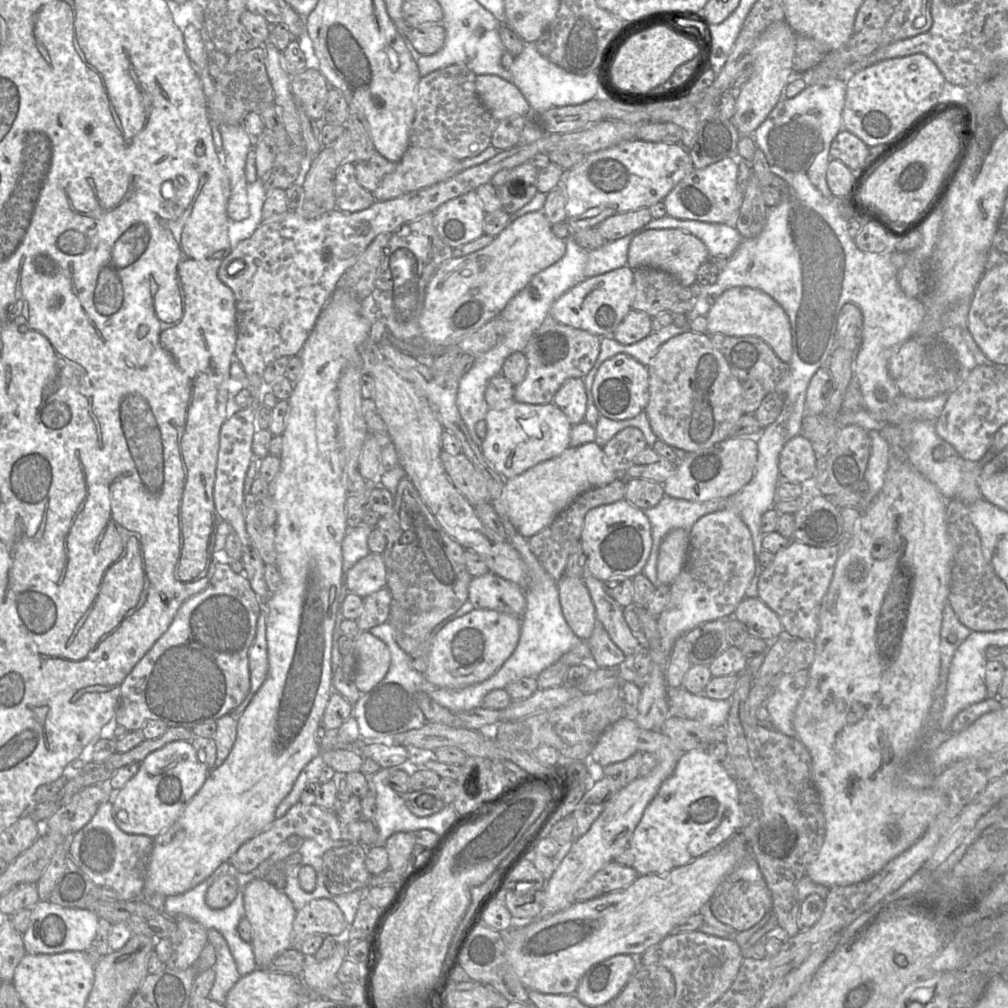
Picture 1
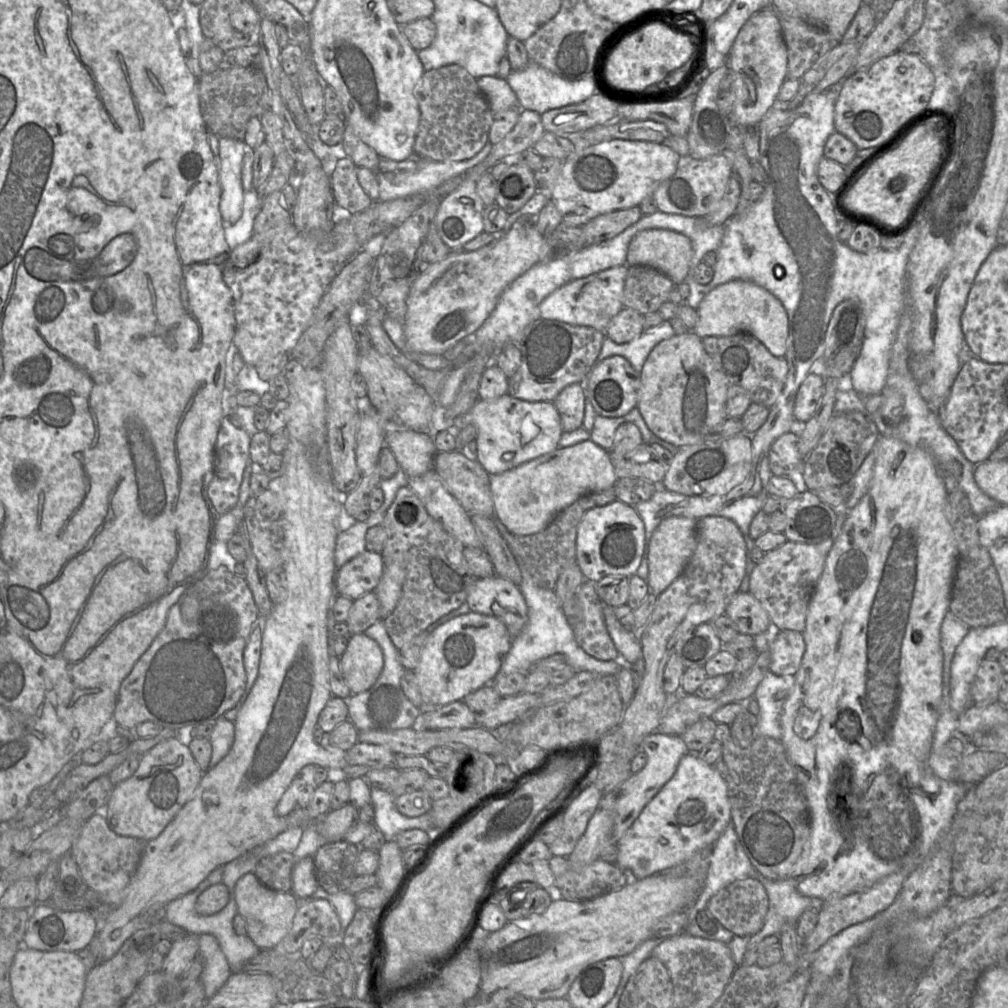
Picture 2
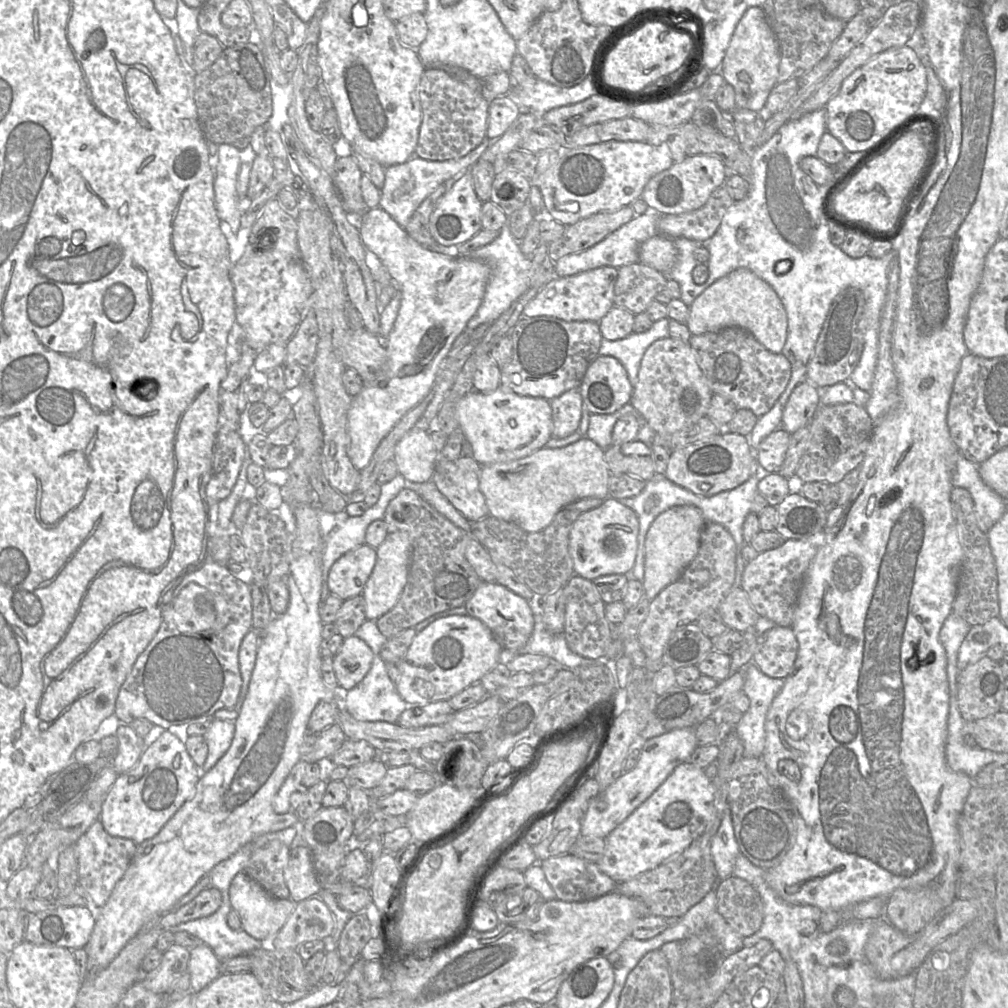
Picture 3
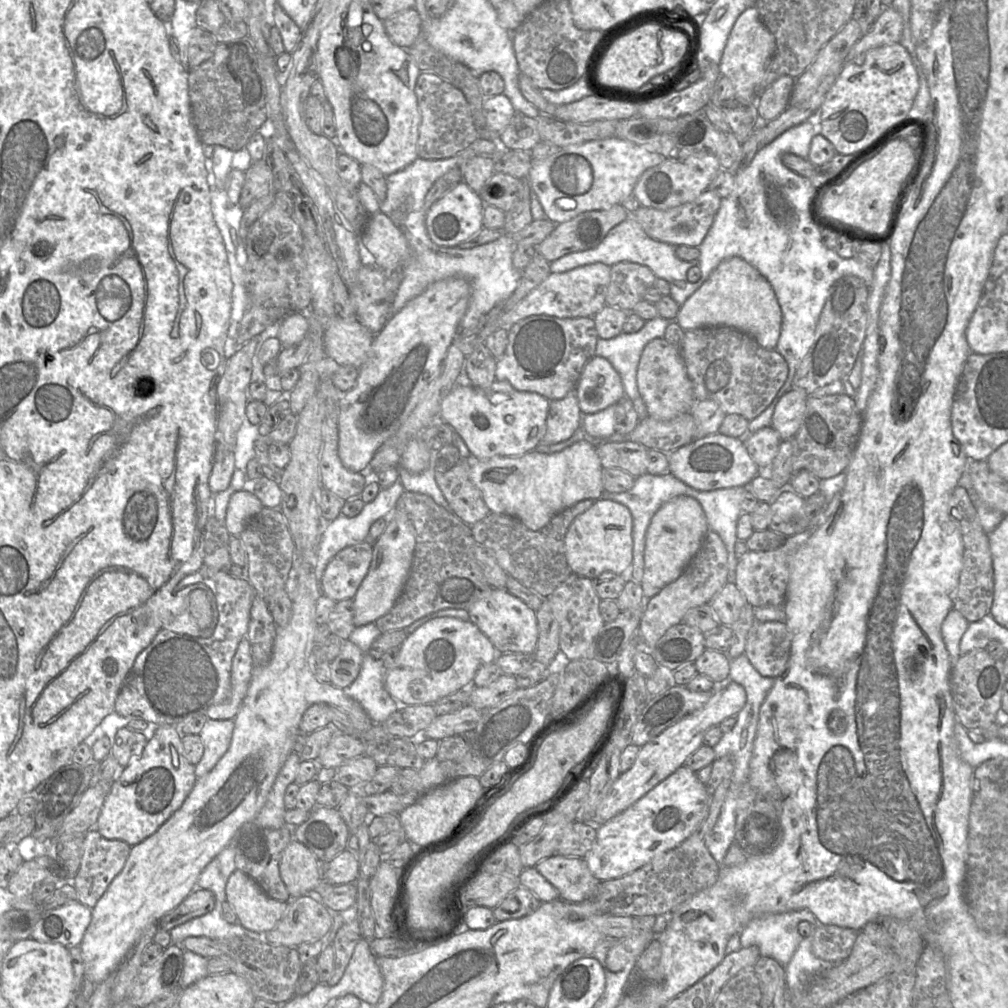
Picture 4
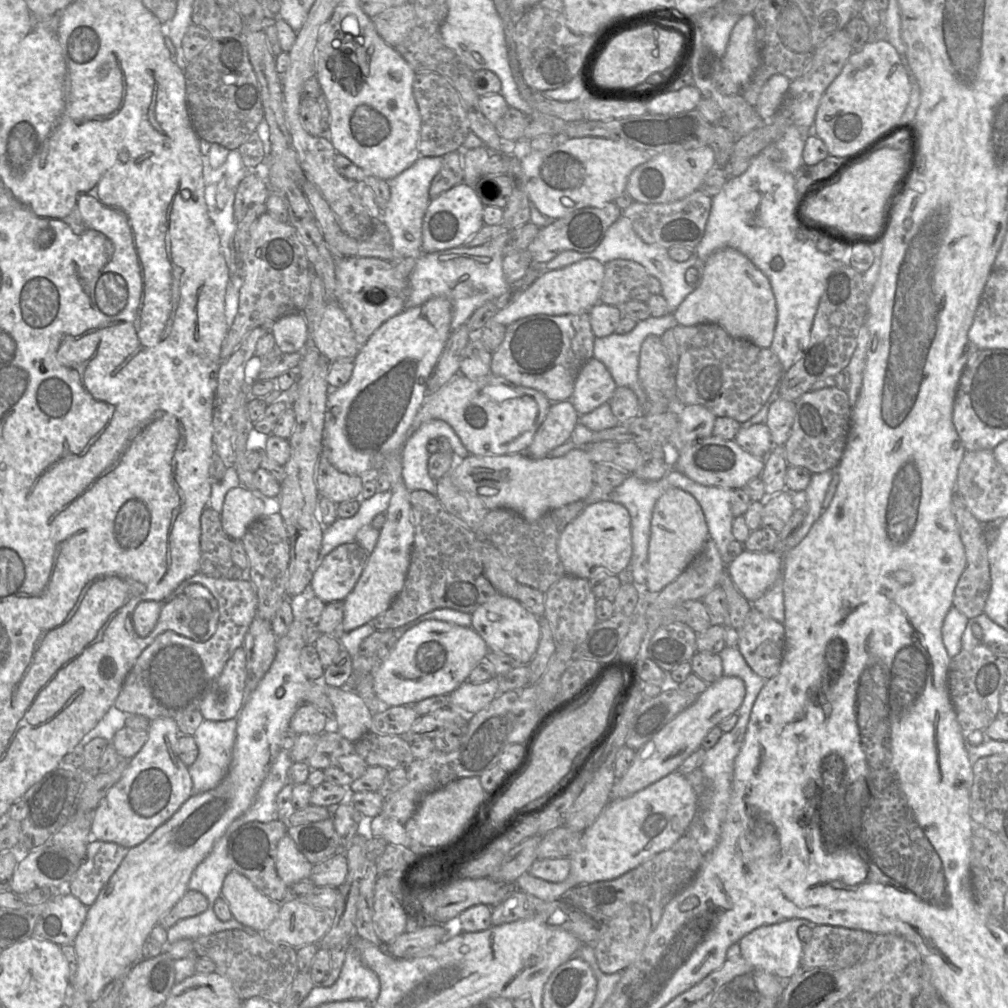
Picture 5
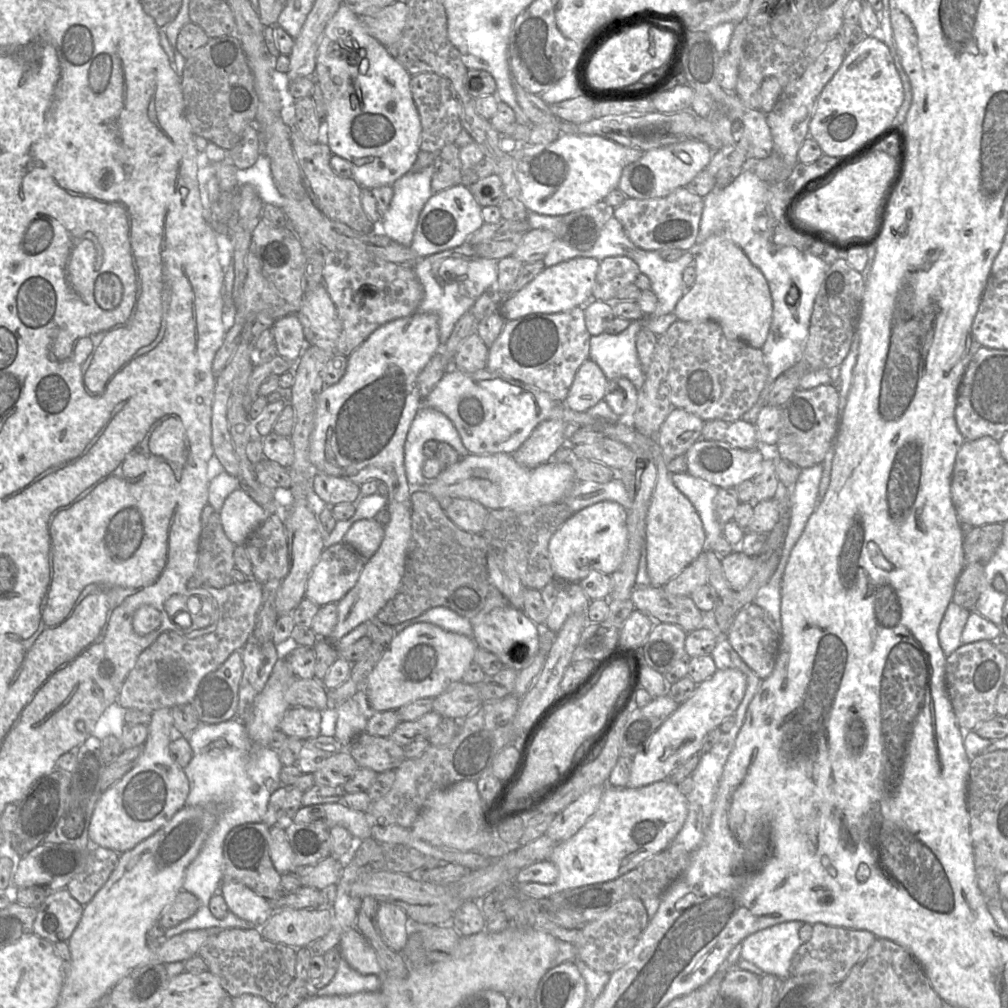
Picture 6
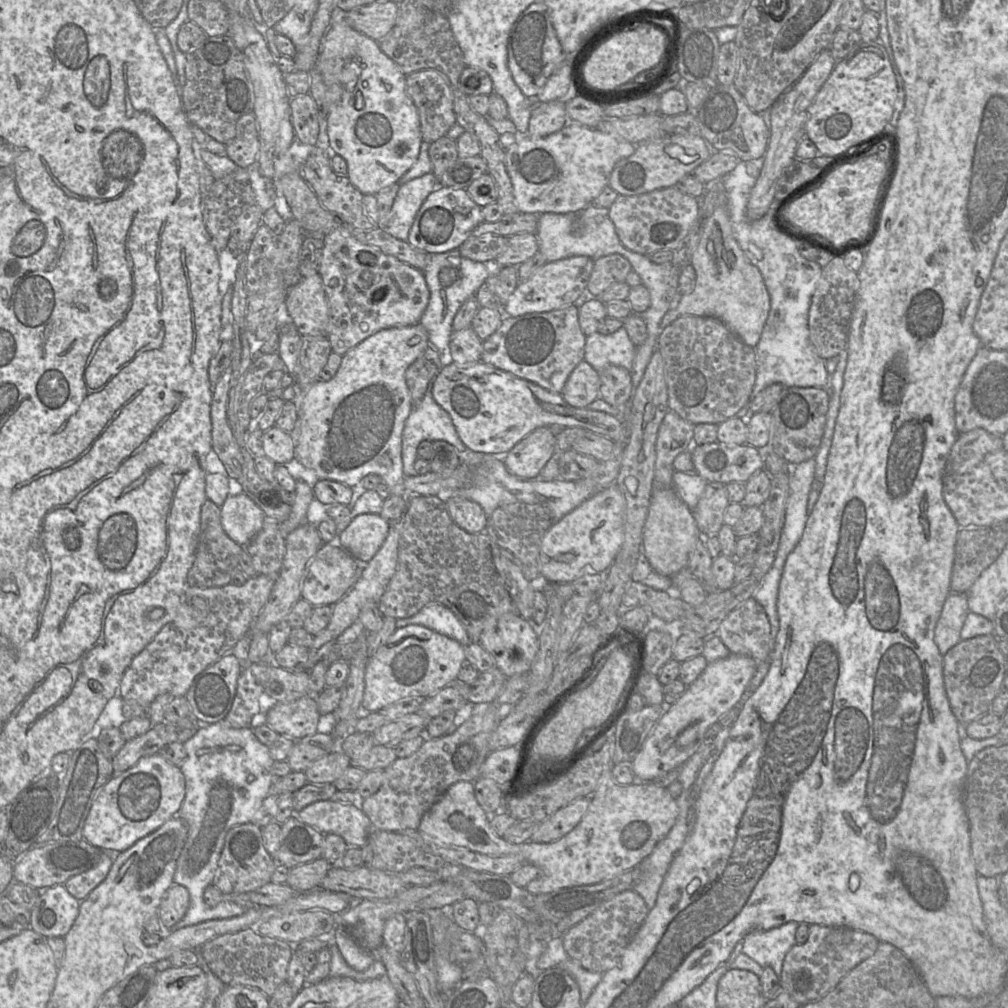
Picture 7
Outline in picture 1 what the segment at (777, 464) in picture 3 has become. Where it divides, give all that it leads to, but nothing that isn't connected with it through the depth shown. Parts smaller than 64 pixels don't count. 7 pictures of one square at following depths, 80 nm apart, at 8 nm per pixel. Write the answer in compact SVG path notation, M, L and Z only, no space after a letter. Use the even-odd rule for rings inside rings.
M797 435L785 444L779 456L781 477L801 484L815 477L816 468L816 454L805 437Z

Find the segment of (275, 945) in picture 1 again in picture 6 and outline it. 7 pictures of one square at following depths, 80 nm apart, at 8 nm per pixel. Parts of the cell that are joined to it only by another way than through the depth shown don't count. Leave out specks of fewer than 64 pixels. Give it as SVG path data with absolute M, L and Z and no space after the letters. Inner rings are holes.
M223 882L217 893L222 895L230 912L256 927L264 925L275 912L268 900L239 882Z

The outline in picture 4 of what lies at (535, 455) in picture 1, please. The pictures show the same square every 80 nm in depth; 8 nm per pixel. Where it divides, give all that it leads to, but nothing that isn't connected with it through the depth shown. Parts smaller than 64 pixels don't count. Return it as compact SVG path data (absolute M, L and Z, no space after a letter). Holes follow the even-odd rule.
M462 379L443 399L438 420L453 427L478 461L517 456L533 451L541 444L547 429L549 404L546 397L516 390L507 381L495 380L488 387L478 387Z

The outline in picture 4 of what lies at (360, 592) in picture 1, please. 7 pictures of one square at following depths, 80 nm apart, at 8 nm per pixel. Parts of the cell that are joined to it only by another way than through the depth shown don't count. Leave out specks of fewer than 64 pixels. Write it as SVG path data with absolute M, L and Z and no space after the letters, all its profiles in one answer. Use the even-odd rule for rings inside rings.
M373 543L348 546L330 560L320 581L323 595L336 602L354 598L369 571Z

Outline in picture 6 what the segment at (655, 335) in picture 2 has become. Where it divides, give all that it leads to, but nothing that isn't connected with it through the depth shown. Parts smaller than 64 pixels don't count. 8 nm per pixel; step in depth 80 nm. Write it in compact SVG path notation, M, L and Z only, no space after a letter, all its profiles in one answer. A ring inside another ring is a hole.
M674 311L657 318L645 316L639 320L632 321L631 324L619 334L608 334L604 332L596 336L591 336L589 358L598 364L608 380L625 377L639 390L644 384L645 375L636 347L636 336L638 332L642 328L647 328L657 336L660 336L663 335L676 320L678 320L678 318L674 314Z

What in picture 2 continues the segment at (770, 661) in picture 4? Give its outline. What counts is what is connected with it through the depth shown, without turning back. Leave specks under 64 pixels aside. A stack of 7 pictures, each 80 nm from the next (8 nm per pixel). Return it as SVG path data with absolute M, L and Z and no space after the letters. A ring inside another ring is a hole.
M781 630L769 647L771 653L769 672L776 675L794 675L801 665L805 649L802 633Z

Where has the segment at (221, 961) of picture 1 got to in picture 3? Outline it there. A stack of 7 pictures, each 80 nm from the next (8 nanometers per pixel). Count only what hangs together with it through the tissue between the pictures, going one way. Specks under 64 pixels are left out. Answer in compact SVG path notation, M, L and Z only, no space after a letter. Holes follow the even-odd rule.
M204 943L190 950L187 972L192 992L198 993L221 975L221 960Z

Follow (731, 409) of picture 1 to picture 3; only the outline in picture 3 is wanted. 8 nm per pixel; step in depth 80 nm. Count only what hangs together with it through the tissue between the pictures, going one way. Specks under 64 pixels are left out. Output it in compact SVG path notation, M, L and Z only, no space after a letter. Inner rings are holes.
M668 337L655 341L644 353L630 403L651 429L666 435L707 416L713 395L690 344Z

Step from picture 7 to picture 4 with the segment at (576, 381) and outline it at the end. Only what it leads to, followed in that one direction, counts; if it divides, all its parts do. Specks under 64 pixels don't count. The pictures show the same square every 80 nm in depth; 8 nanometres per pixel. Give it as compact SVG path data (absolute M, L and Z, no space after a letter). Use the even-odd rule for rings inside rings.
M596 355L584 366L575 394L585 414L601 411L625 397L619 373L606 358Z

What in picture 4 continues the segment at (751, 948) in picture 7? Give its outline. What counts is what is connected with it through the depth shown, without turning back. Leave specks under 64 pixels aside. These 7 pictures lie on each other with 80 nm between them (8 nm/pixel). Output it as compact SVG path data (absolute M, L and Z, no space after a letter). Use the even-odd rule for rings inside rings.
M807 909L758 915L739 934L741 946L757 946L761 956L772 957L786 966L803 939L798 931L802 921L814 927L824 925Z

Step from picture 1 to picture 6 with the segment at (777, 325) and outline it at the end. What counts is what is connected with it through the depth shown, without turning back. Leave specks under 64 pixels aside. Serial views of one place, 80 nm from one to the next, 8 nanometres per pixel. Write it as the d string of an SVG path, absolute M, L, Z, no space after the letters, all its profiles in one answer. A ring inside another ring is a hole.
M723 233L709 236L690 250L695 256L696 280L676 304L674 314L678 320L715 321L727 338L742 340L751 347L761 349L767 339L773 314L770 289L762 272Z

